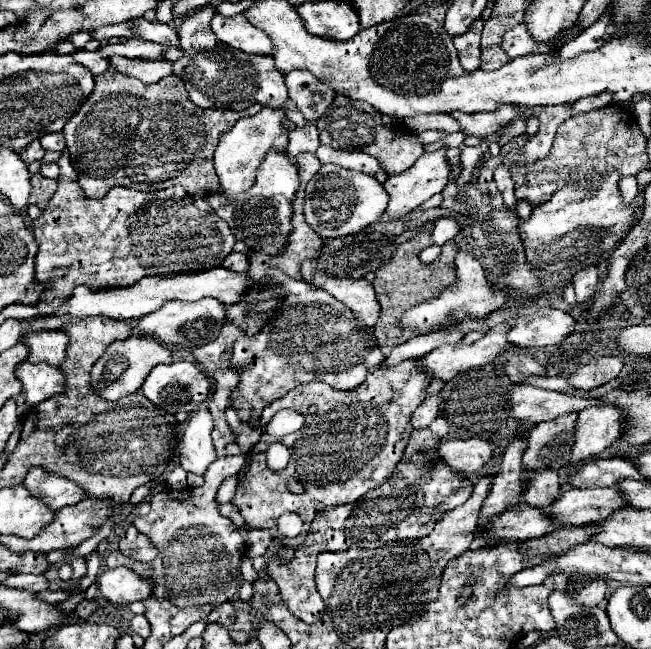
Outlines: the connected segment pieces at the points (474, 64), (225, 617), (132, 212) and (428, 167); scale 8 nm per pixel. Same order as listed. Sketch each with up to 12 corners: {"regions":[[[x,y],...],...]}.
{"regions":[[[483,18],[453,38],[465,70],[477,70]],[[227,600],[211,610],[207,622],[231,624],[233,604]],[[181,186],[57,188],[35,280],[127,288],[235,244]],[[443,148],[383,184],[383,218],[401,218],[447,184]]]}

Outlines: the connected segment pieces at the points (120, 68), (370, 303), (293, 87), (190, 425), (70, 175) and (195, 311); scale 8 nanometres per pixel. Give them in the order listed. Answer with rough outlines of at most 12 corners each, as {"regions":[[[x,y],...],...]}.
{"regions":[[[109,58],[111,68],[145,84],[171,74],[171,64]],[[315,272],[311,284],[343,302],[369,326],[381,308],[365,278]],[[311,72],[285,74],[289,98],[305,120],[321,118],[335,98]],[[201,404],[183,422],[179,464],[203,474],[217,458],[213,416]],[[62,152],[57,163],[60,176],[57,182],[77,180],[71,155]],[[173,300],[133,334],[193,350],[223,328],[223,304]]]}

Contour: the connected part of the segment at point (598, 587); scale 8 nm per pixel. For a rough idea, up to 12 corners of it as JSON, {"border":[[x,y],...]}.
{"border":[[593,578],[573,594],[577,604],[597,606],[605,598],[607,584]]}

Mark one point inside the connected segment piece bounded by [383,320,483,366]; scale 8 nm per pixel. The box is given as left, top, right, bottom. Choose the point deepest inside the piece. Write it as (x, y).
(417, 346)

